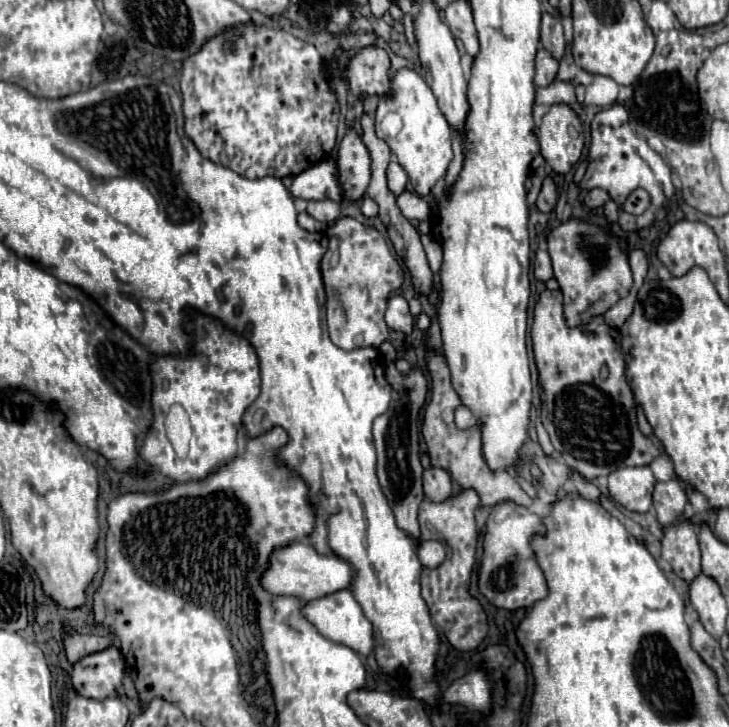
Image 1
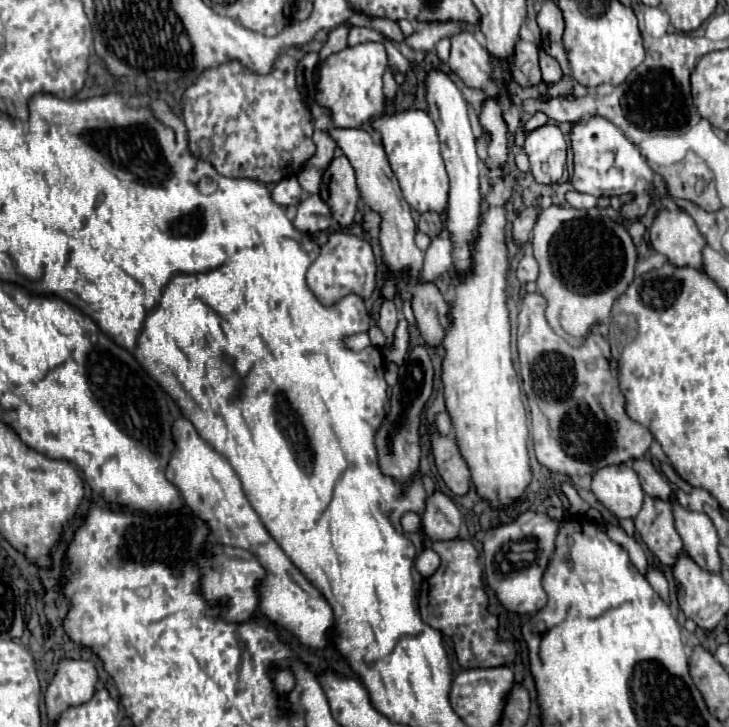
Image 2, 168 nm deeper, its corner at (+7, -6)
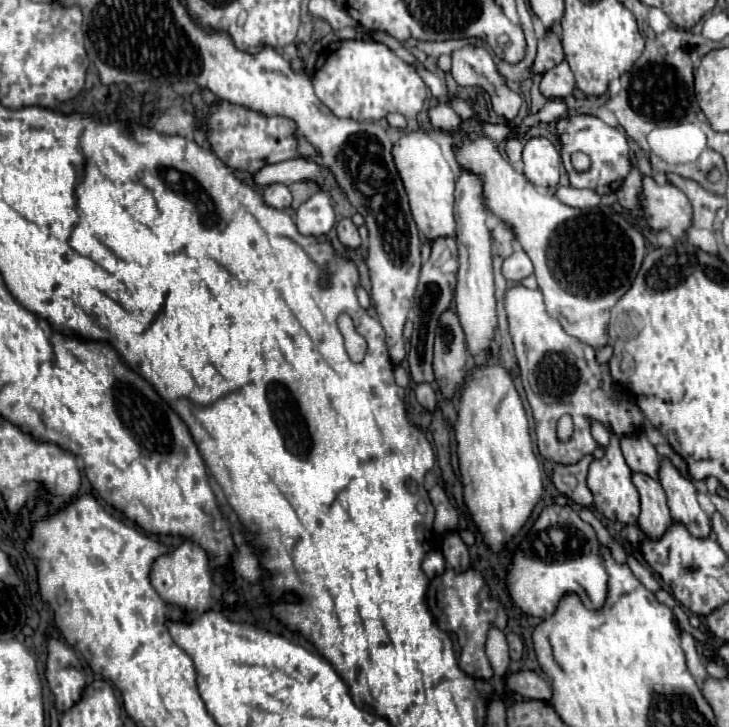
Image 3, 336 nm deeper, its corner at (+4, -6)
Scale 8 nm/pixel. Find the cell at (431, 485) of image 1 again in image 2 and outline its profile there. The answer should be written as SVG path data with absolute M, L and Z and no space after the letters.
M440 490L426 498L426 510L422 514L424 532L432 540L448 540L458 536L462 514L456 504Z

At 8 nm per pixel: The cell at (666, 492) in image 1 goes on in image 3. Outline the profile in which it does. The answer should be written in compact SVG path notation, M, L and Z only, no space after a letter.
M639 430L633 436L621 436L621 450L627 460L627 466L633 472L643 472L649 474L651 478L657 478L659 454L655 446L647 440L645 430Z

